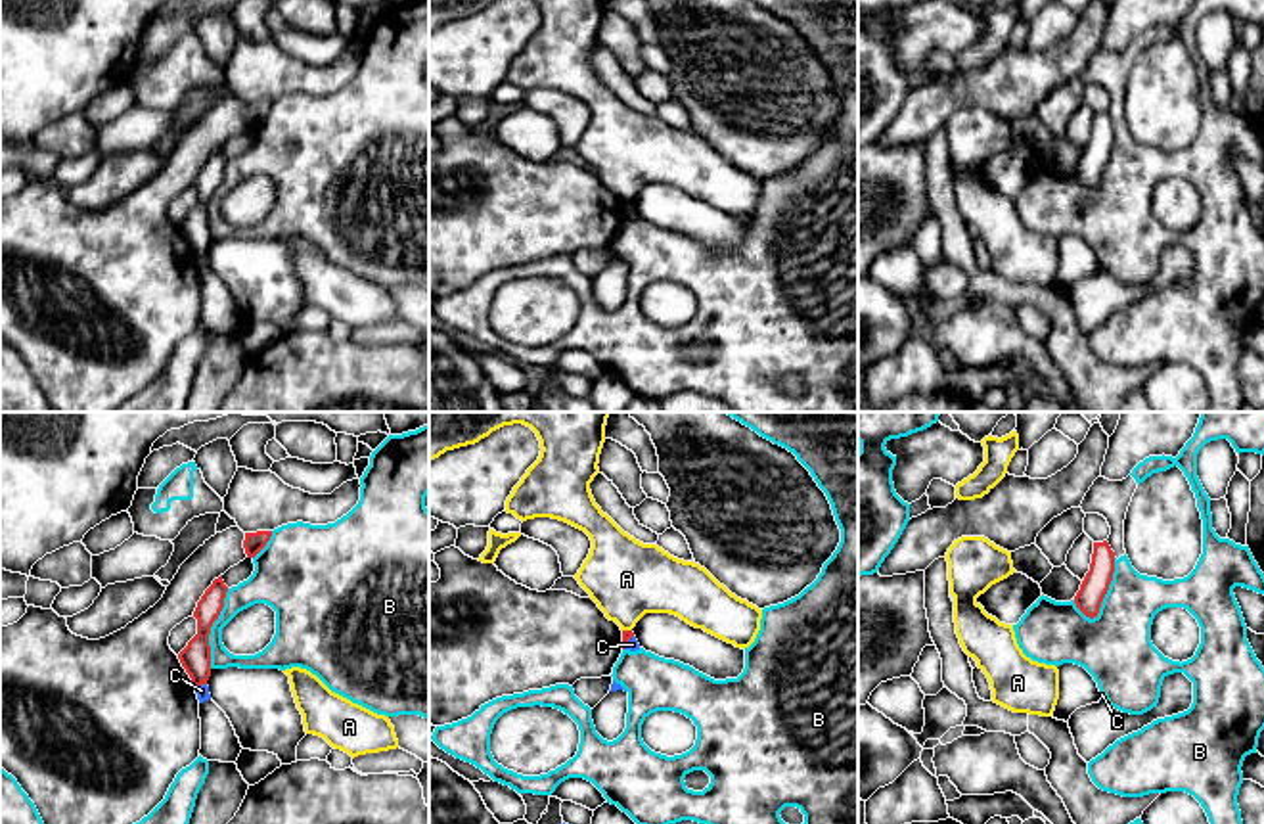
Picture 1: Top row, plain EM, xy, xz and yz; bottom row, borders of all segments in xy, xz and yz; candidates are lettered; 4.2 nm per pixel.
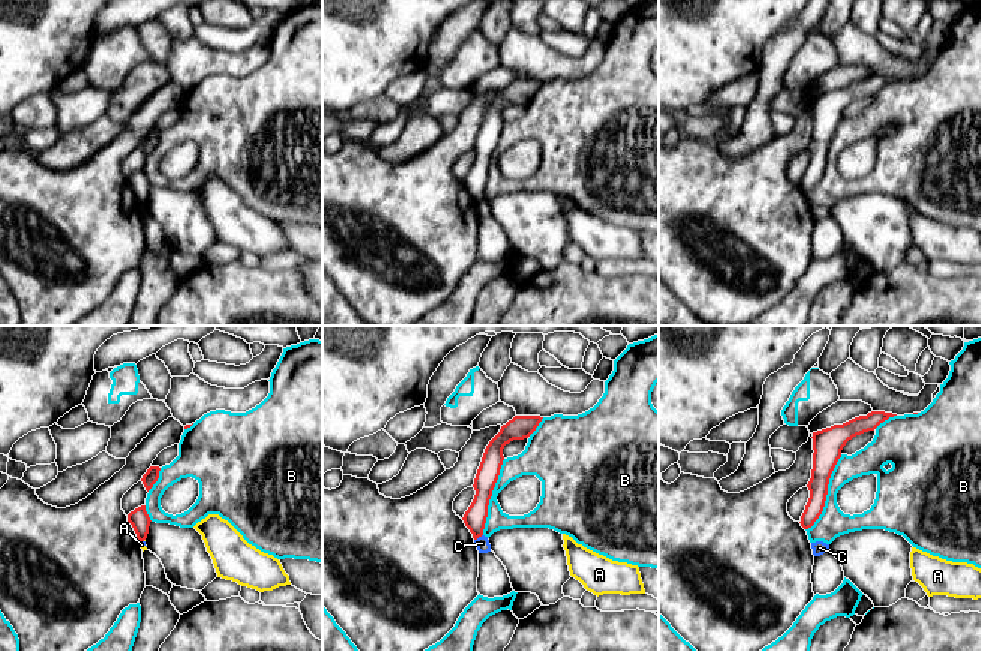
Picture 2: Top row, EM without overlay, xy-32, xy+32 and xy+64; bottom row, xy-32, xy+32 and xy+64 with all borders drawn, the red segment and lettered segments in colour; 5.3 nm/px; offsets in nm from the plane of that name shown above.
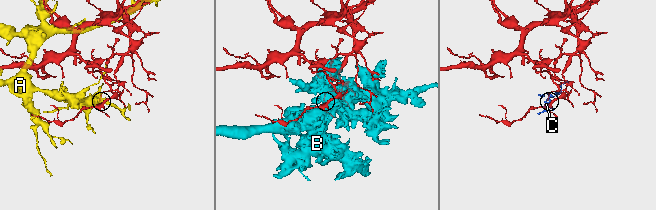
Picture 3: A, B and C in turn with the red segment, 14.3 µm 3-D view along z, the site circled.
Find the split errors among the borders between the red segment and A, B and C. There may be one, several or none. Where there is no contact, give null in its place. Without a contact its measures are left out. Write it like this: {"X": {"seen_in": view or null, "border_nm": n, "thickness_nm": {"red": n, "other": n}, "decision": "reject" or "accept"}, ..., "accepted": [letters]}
{"A": {"seen_in": "xz", "border_nm": 40, "thickness_nm": {"red": 50, "other": 320}, "decision": "reject"}, "B": {"seen_in": "yz", "border_nm": 280, "thickness_nm": {"red": 120, "other": 300}, "decision": "reject"}, "C": {"seen_in": "xz", "border_nm": 80, "thickness_nm": {"red": 50, "other": 50}, "decision": "reject"}, "accepted": []}

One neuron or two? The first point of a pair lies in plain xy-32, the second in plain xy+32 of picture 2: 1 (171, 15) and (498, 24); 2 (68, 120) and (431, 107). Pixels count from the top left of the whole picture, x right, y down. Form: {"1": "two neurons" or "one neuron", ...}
{"1": "two neurons", "2": "one neuron"}

